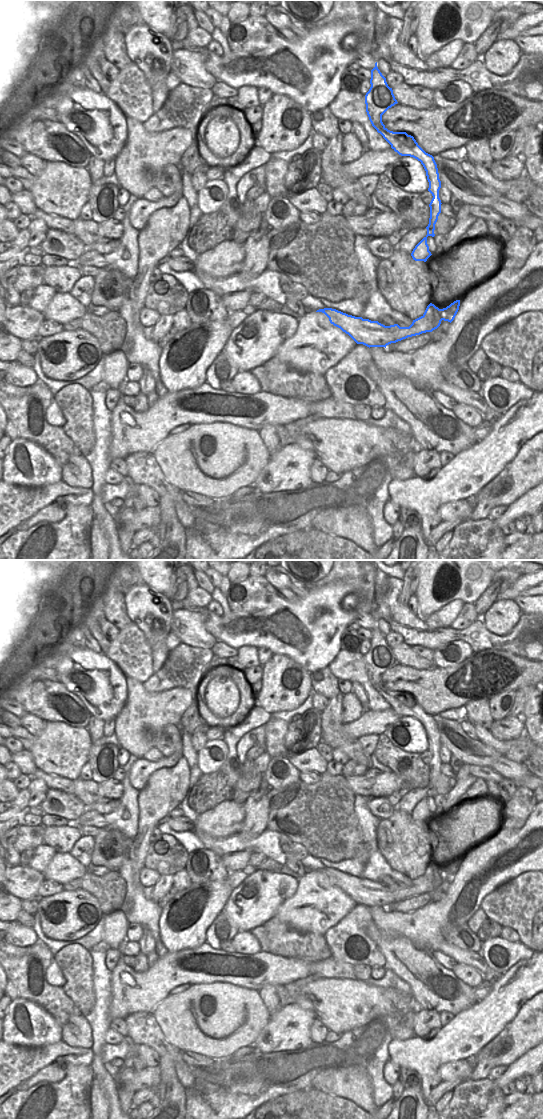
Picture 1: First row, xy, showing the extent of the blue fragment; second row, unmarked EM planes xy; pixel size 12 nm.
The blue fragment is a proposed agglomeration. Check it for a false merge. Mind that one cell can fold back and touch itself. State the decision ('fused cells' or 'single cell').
single cell

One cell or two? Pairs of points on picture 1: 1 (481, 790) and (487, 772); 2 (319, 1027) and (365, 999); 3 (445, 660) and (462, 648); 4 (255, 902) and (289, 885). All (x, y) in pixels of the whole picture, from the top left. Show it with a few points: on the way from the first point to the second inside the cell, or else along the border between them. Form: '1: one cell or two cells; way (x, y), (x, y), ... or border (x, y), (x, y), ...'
1: two cells; border (484, 779), (478, 778), (464, 793)
2: two cells; border (316, 1017), (329, 1030)
3: one cell; way (451, 662), (455, 662), (460, 654)
4: one cell; way (263, 894), (266, 891), (281, 887)

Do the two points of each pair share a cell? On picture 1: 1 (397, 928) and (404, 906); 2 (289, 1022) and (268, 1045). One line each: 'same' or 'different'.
1: different
2: same

